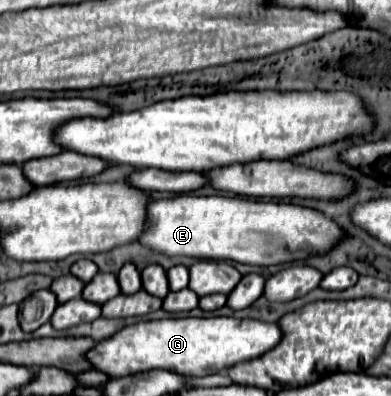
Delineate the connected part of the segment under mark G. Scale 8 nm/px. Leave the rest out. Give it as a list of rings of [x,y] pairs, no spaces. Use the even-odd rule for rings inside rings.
[[[170,318],[138,322],[120,330],[106,342],[96,344],[88,352],[88,360],[108,376],[130,376],[136,372],[148,372],[156,368],[176,370],[188,376],[208,376],[224,368],[232,368],[240,362],[260,358],[282,340],[282,330],[274,322],[262,322],[254,318]]]

